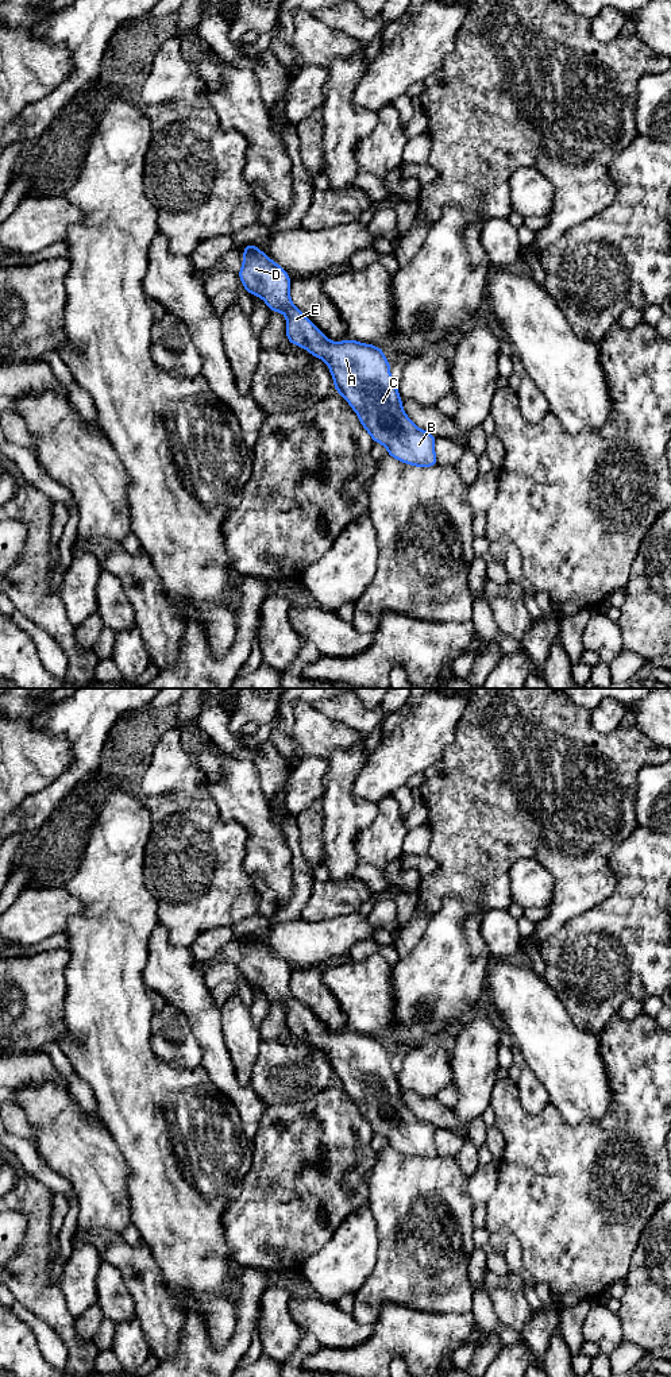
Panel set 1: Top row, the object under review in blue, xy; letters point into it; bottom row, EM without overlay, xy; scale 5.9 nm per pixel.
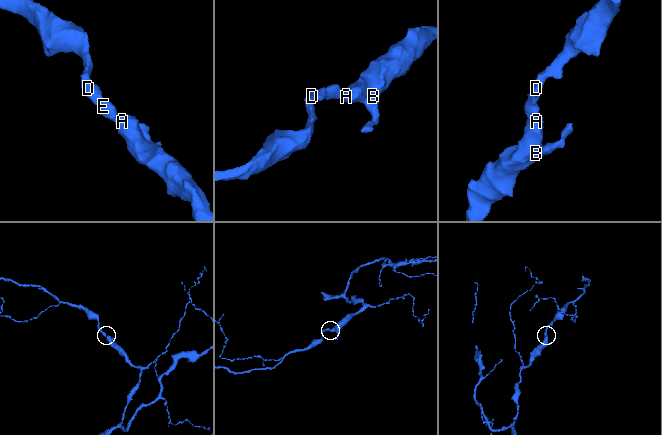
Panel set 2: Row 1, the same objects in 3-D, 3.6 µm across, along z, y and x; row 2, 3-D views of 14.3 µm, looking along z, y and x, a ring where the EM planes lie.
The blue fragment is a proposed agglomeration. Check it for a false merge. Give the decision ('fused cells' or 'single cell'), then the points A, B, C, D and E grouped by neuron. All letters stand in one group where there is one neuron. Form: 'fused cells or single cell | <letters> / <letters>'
single cell | A B C D E

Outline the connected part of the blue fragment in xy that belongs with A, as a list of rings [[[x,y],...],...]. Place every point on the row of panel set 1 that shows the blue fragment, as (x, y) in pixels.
[[[254,244],[242,246],[244,250],[243,265],[238,273],[244,290],[261,297],[270,312],[282,312],[286,316],[288,342],[305,348],[313,356],[328,364],[333,378],[335,392],[342,394],[358,414],[362,427],[369,432],[374,443],[386,447],[387,455],[398,462],[416,467],[433,467],[437,464],[435,454],[436,436],[417,428],[402,408],[397,382],[390,375],[390,363],[381,347],[346,339],[331,342],[290,300],[292,278],[259,247]]]

